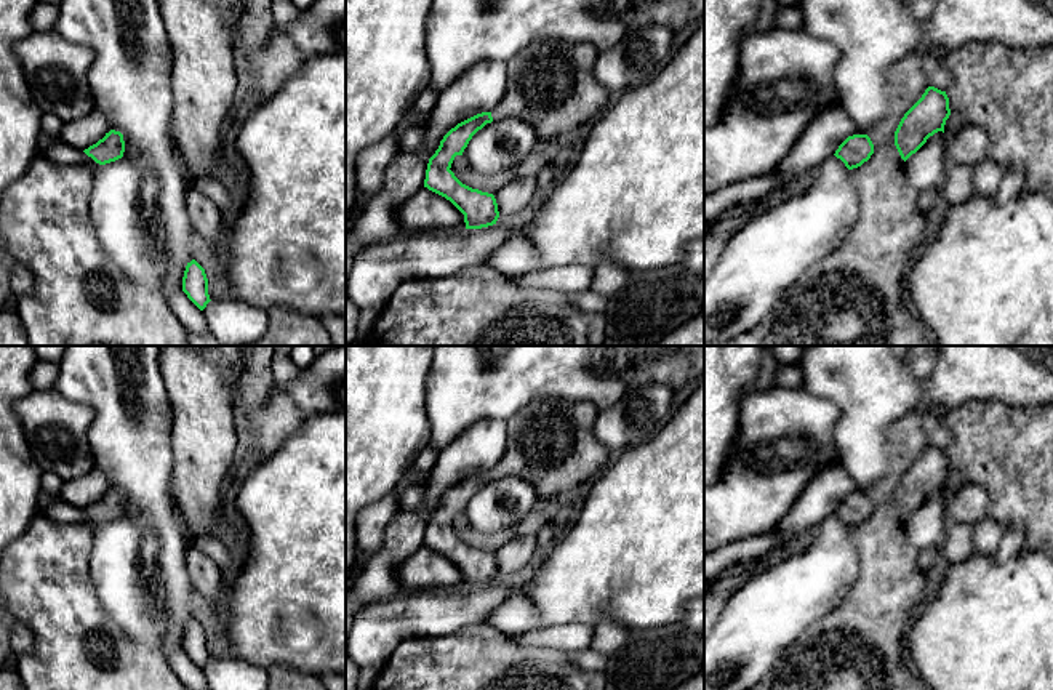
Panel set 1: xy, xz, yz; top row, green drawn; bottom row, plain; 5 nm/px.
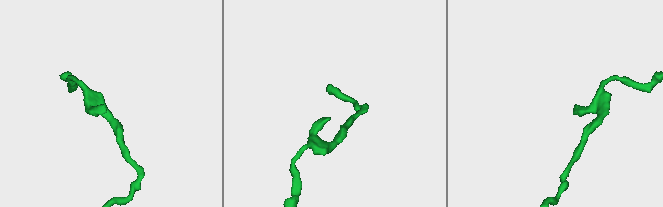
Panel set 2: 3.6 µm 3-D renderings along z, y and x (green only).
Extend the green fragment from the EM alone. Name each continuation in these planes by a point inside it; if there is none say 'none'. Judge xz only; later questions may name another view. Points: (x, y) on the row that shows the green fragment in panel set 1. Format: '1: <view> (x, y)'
1: xz (551, 85)

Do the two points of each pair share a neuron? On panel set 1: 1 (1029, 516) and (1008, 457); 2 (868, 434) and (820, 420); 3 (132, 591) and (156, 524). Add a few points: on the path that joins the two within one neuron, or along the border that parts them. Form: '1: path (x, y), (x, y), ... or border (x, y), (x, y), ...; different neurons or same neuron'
1: path (1029, 501), (1029, 477), (1023, 471); same neuron
2: border (813, 393), (839, 410), (839, 461); different neurons
3: path (141, 575), (146, 567), (146, 546), (149, 540); same neuron

